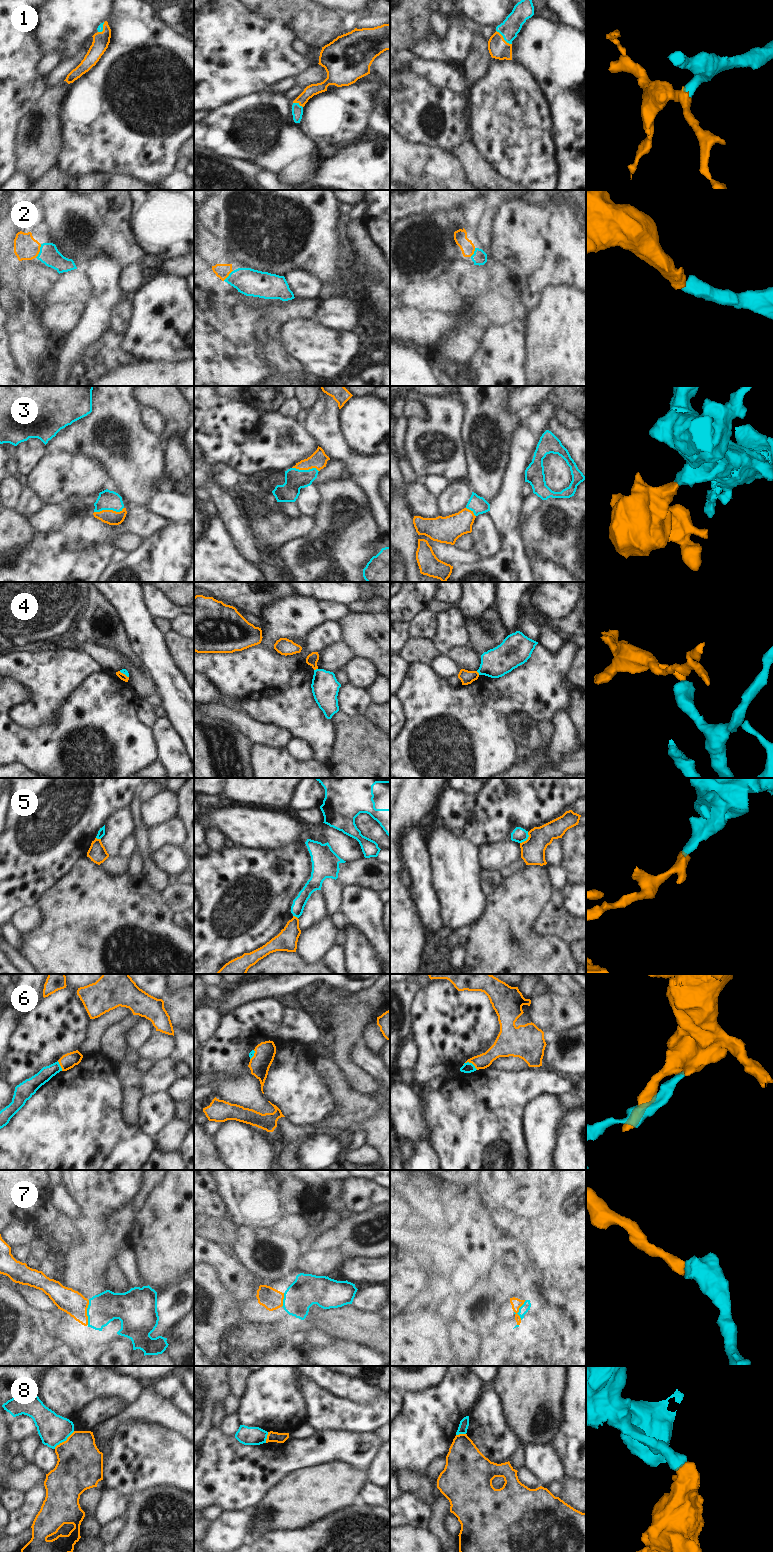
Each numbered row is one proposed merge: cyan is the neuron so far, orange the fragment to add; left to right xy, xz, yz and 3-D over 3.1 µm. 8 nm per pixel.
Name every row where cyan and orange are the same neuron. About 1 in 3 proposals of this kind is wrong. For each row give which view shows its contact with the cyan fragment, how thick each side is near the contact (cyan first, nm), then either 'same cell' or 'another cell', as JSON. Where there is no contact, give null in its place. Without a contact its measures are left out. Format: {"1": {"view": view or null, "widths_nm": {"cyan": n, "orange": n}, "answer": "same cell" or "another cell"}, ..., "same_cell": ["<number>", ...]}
{"1": {"view": "yz", "widths_nm": {"cyan": 160, "orange": 160}, "answer": "same cell"}, "2": {"view": "xy", "widths_nm": {"cyan": 160, "orange": 190}, "answer": "same cell"}, "3": {"view": "xy", "widths_nm": {"cyan": 160, "orange": 120}, "answer": "same cell"}, "4": {"view": "xz", "widths_nm": {"cyan": 220, "orange": 90}, "answer": "another cell"}, "5": {"view": "yz", "widths_nm": {"cyan": 120, "orange": 190}, "answer": "another cell"}, "6": {"view": "yz", "widths_nm": {"cyan": 80, "orange": 120}, "answer": "another cell"}, "7": {"view": "xy", "widths_nm": {"cyan": 240, "orange": 200}, "answer": "same cell"}, "8": {"view": "xy", "widths_nm": {"cyan": 240, "orange": 360}, "answer": "another cell"}, "same_cell": ["1", "2", "3", "7"]}

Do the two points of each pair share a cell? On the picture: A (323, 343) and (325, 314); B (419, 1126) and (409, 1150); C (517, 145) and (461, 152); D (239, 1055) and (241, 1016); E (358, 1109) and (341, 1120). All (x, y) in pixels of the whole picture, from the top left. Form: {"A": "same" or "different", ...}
{"A": "different", "B": "different", "C": "different", "D": "same", "E": "same"}

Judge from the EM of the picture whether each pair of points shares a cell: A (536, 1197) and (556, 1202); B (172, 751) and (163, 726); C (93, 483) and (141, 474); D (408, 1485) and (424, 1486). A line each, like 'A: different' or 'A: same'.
A: different
B: same
C: different
D: same

